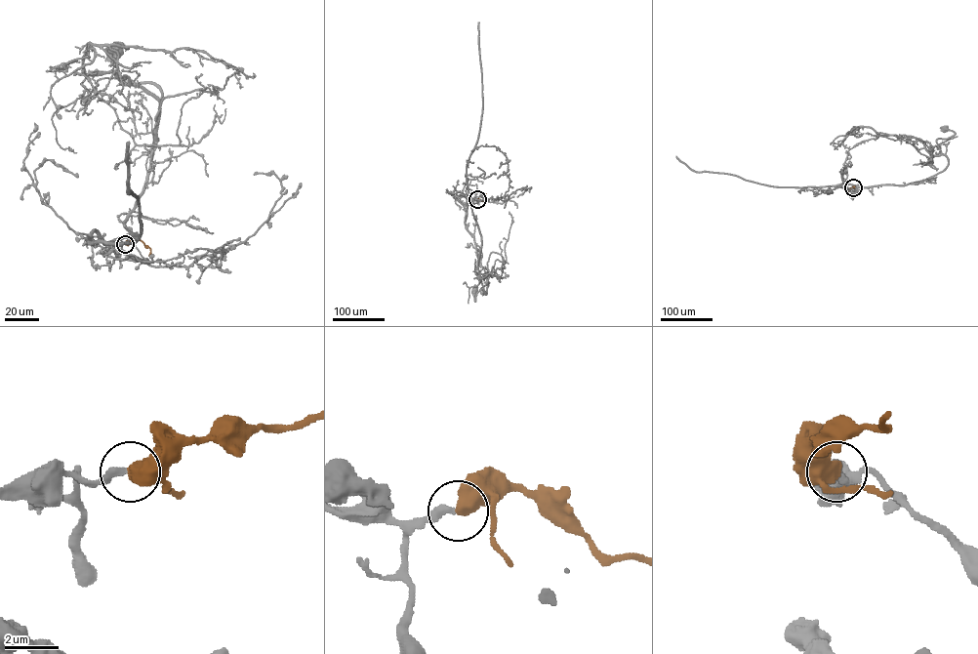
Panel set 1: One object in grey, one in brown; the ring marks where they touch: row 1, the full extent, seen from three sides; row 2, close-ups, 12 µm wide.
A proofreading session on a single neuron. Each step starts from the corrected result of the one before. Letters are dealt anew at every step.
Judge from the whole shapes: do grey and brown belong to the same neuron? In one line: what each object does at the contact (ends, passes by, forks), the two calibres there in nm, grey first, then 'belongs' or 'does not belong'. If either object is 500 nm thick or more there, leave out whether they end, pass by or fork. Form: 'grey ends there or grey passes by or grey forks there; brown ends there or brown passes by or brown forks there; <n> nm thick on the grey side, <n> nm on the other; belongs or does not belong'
300 nm thick on the grey side, 650 nm on the other; belongs

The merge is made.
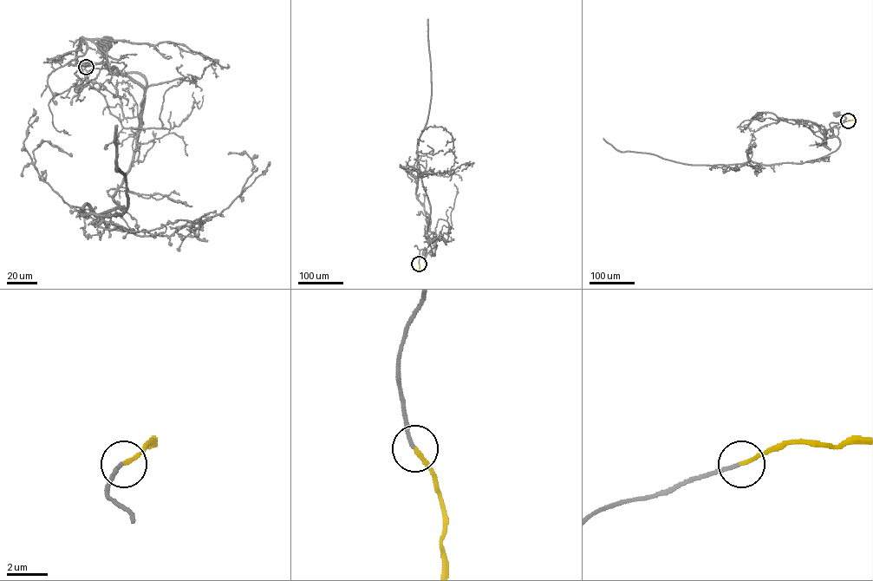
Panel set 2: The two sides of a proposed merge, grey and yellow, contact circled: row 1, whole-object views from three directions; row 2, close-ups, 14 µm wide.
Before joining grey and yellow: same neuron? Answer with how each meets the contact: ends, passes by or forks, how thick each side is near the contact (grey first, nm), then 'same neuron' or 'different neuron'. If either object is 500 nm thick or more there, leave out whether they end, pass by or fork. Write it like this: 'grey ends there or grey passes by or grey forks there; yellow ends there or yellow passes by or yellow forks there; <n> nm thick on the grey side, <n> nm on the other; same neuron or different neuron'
grey ends there; yellow ends there; 170 nm thick on the grey side, 200 nm on the other; same neuron

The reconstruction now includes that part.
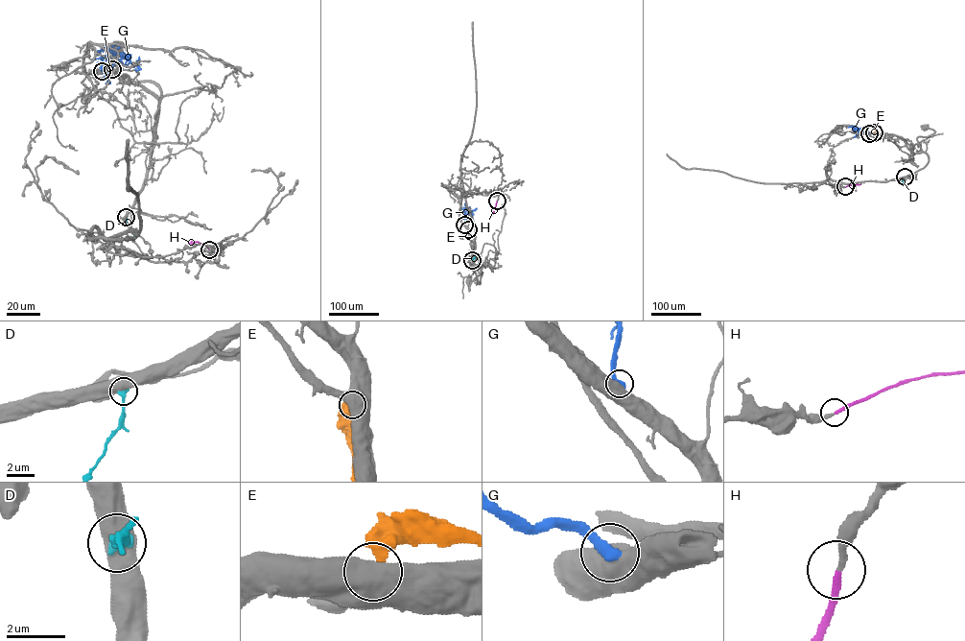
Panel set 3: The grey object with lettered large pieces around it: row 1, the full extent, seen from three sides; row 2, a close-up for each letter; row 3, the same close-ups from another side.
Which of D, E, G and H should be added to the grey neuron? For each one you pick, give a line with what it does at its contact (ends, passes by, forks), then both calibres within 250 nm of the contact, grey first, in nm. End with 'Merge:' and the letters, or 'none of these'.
H: it ends; calibres 240 and 240 nm
Merge: H

